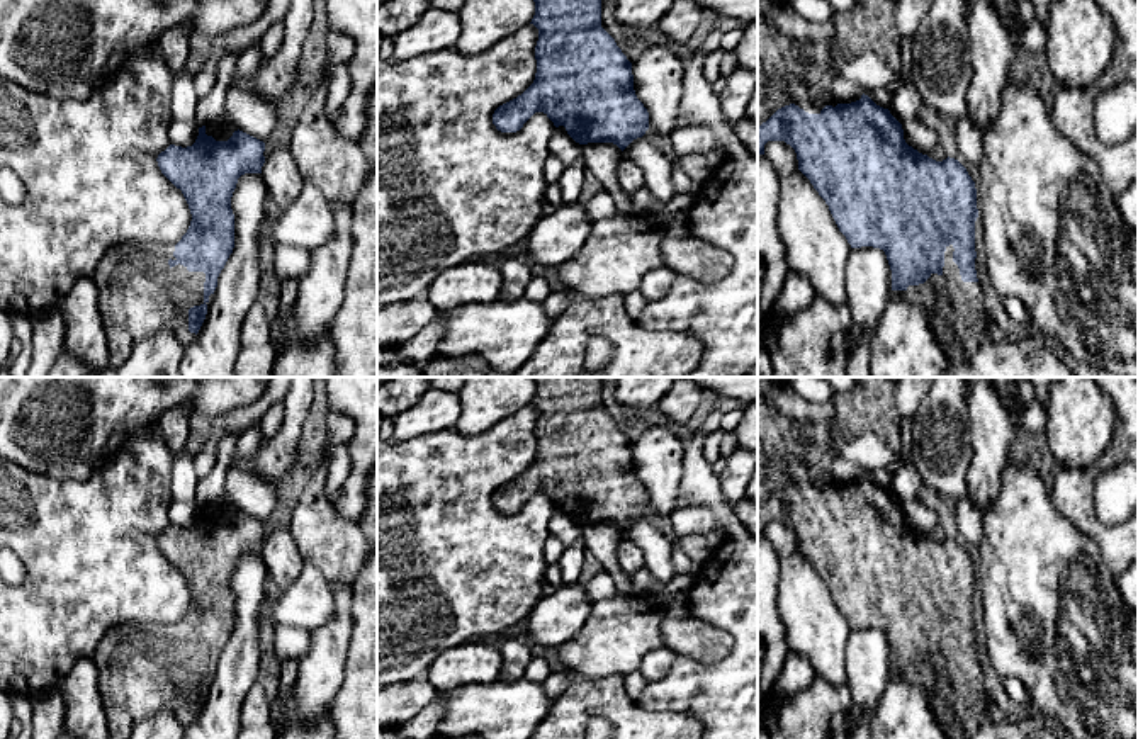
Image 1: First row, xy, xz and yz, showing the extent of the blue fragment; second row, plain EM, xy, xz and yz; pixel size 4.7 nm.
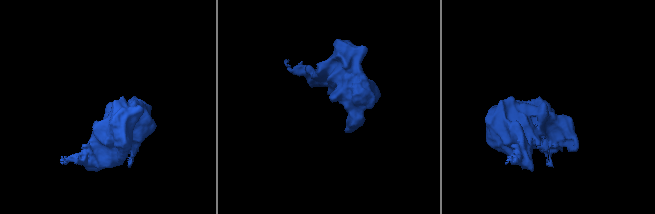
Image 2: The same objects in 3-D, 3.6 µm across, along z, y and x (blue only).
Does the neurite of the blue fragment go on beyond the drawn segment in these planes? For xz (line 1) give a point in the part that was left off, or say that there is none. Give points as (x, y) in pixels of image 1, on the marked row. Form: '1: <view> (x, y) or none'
1: none

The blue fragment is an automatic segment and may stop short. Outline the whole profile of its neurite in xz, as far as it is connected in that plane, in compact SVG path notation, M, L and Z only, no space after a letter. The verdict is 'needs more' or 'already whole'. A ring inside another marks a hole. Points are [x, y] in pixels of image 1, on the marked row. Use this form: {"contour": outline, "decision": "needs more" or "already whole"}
{"contour": "M601 0L533 2L530 24L538 29L535 80L521 95L494 110L493 124L501 133L516 133L535 112L544 112L579 144L613 143L623 151L649 129L649 112L635 95L632 63L601 27Z", "decision": "already whole"}

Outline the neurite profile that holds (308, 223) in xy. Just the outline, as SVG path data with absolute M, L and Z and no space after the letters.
M304 182L299 197L270 224L270 234L275 245L319 248L335 234L331 204L314 183Z

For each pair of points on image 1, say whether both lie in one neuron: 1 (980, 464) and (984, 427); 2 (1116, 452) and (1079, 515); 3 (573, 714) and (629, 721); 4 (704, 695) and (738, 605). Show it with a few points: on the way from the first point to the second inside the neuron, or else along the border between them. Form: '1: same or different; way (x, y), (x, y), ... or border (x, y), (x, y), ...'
1: same; way (984, 456), (984, 435)
2: same; way (1099, 466), (1079, 486), (1079, 498)
3: same; way (586, 705), (615, 707)
4: same; way (726, 673), (739, 660), (739, 627)

